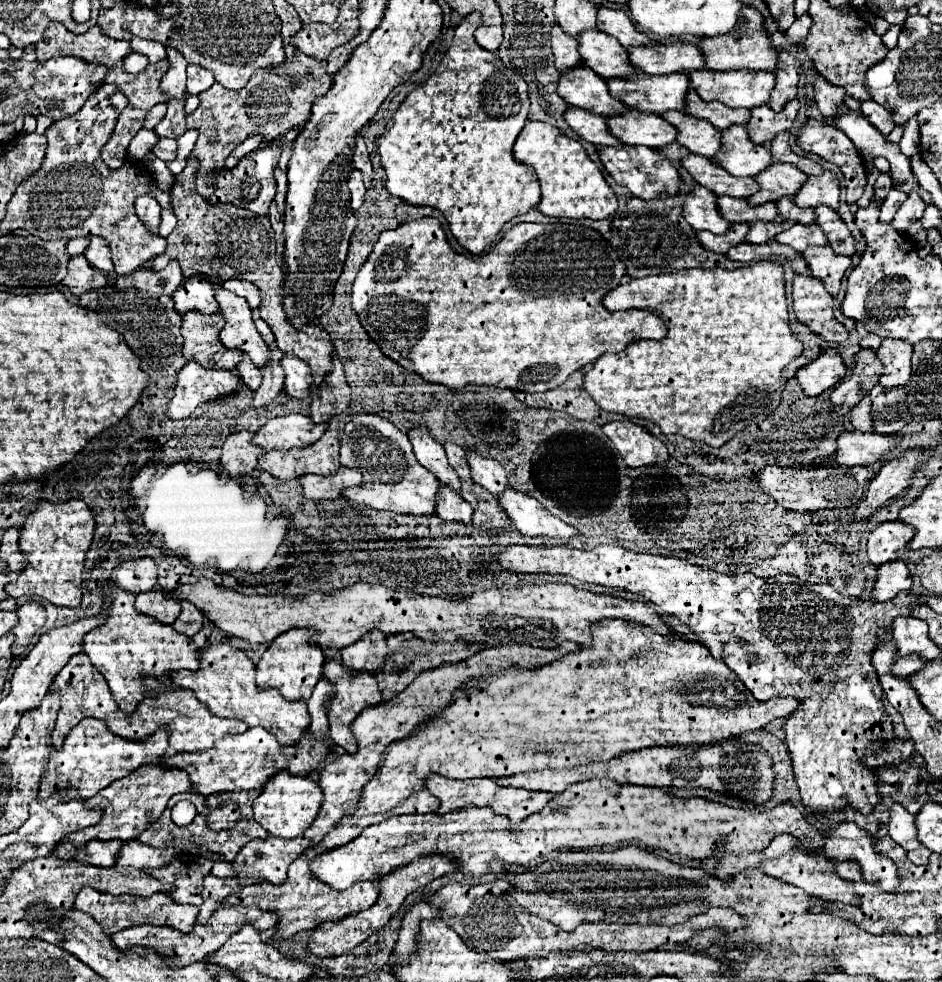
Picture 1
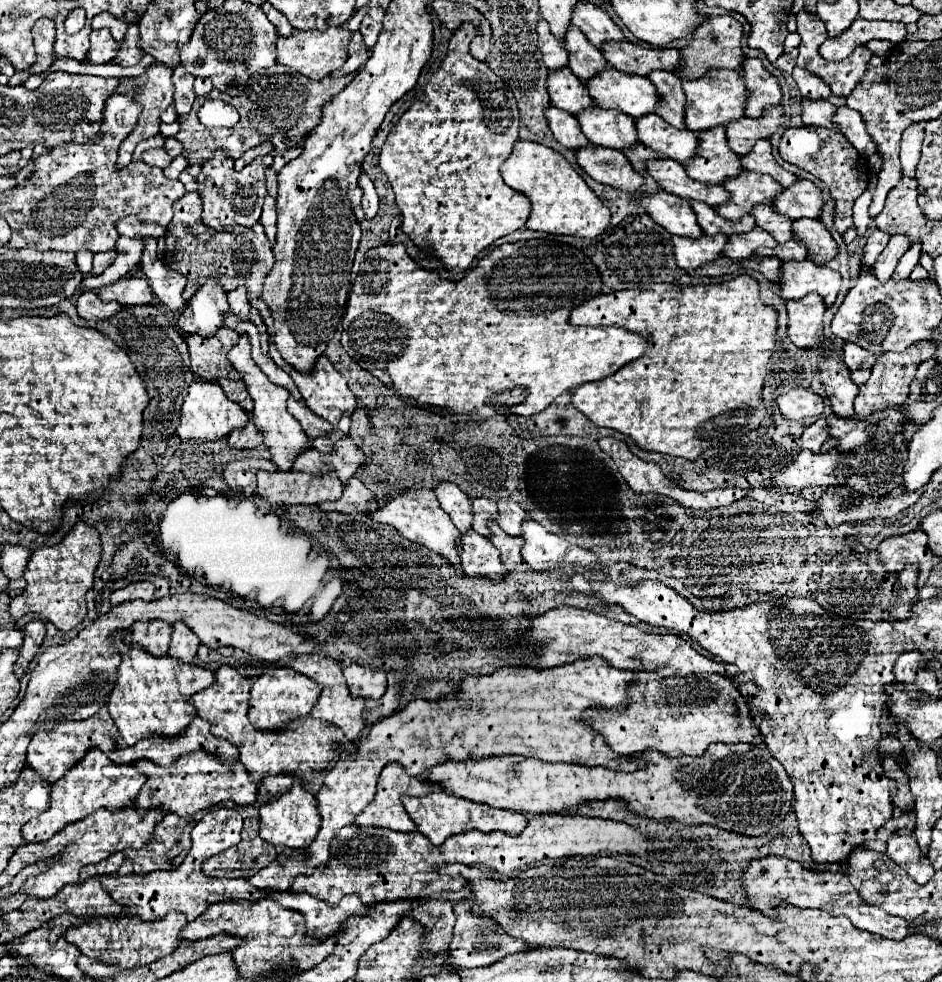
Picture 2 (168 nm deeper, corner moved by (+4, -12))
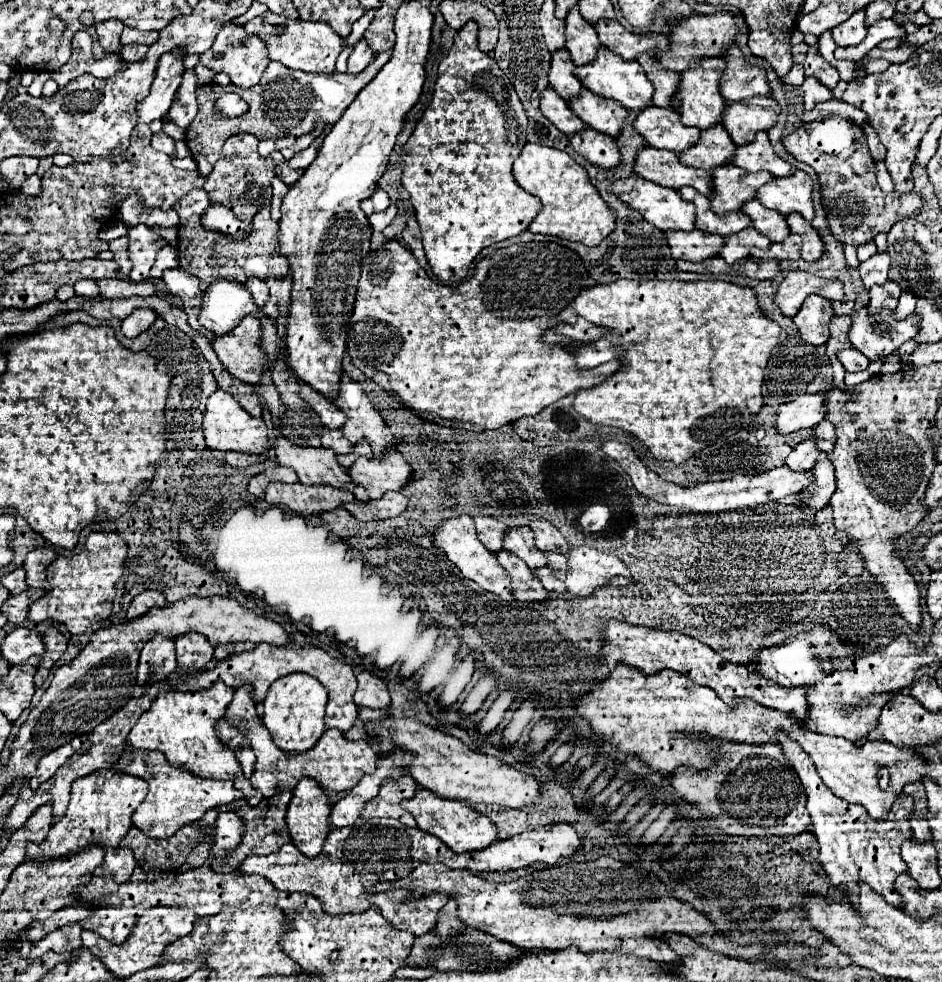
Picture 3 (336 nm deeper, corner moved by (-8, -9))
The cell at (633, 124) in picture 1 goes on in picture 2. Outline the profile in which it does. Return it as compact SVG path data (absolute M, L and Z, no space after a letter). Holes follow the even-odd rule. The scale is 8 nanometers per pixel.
M586 107L584 111L576 113L576 119L586 139L594 145L604 145L620 151L636 143L634 119L626 113L620 113L620 109Z

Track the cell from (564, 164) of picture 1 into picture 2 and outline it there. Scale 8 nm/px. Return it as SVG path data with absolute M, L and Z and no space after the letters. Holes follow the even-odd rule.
M518 141L510 157L502 163L502 179L532 203L526 227L552 235L572 235L594 239L610 223L610 209L596 197L572 165L554 149L530 141Z

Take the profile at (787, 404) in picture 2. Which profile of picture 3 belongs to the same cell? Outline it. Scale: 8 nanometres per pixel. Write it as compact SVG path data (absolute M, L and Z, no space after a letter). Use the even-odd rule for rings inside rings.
M800 394L796 400L780 404L776 430L788 434L800 428L810 428L822 422L824 416L824 398L820 394Z

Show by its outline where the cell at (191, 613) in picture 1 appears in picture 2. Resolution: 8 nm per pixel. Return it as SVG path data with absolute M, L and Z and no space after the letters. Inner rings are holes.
M176 623L172 631L172 643L170 643L168 655L182 663L192 663L198 647L200 647L198 637L184 623Z

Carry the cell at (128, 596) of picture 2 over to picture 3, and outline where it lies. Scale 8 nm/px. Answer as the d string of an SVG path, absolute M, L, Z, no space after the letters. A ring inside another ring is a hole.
M144 590L142 594L138 594L132 602L130 602L130 608L128 608L128 620L132 618L138 618L142 614L146 614L150 608L154 606L164 606L166 604L166 598L160 590Z

